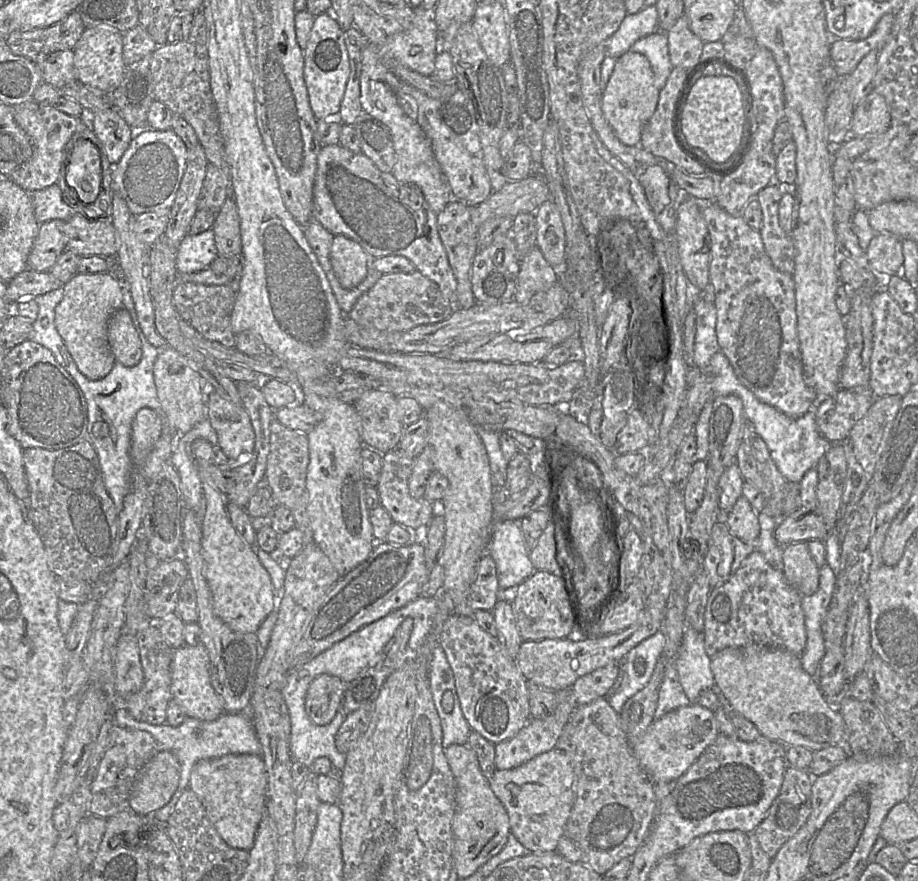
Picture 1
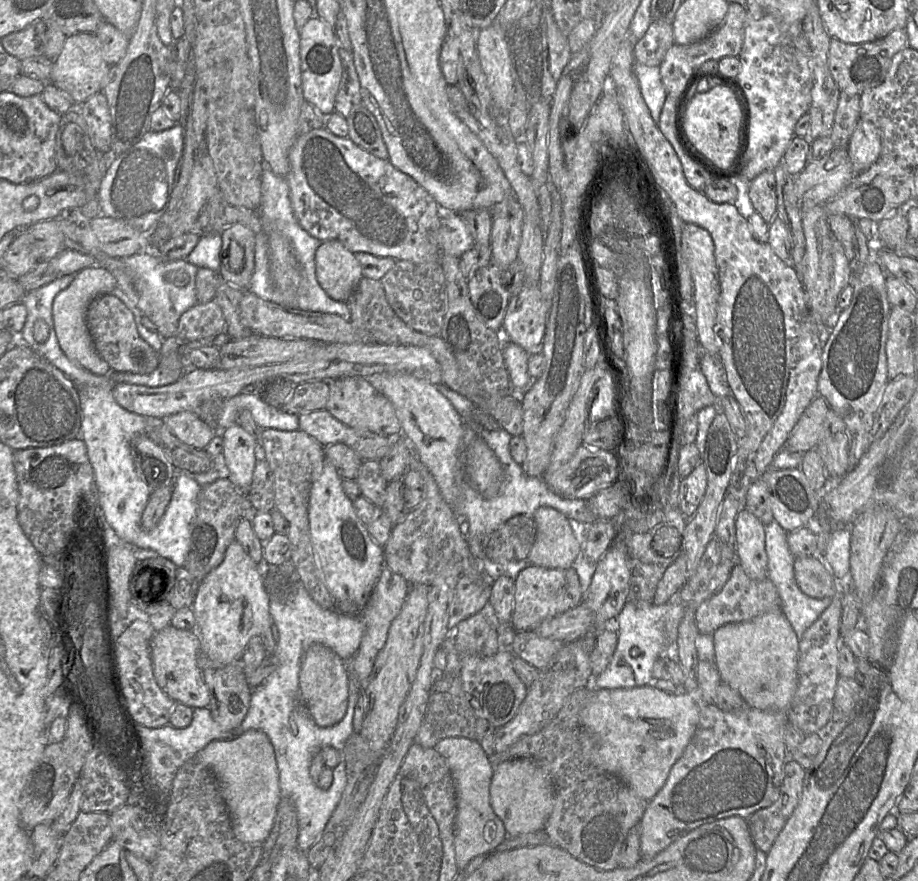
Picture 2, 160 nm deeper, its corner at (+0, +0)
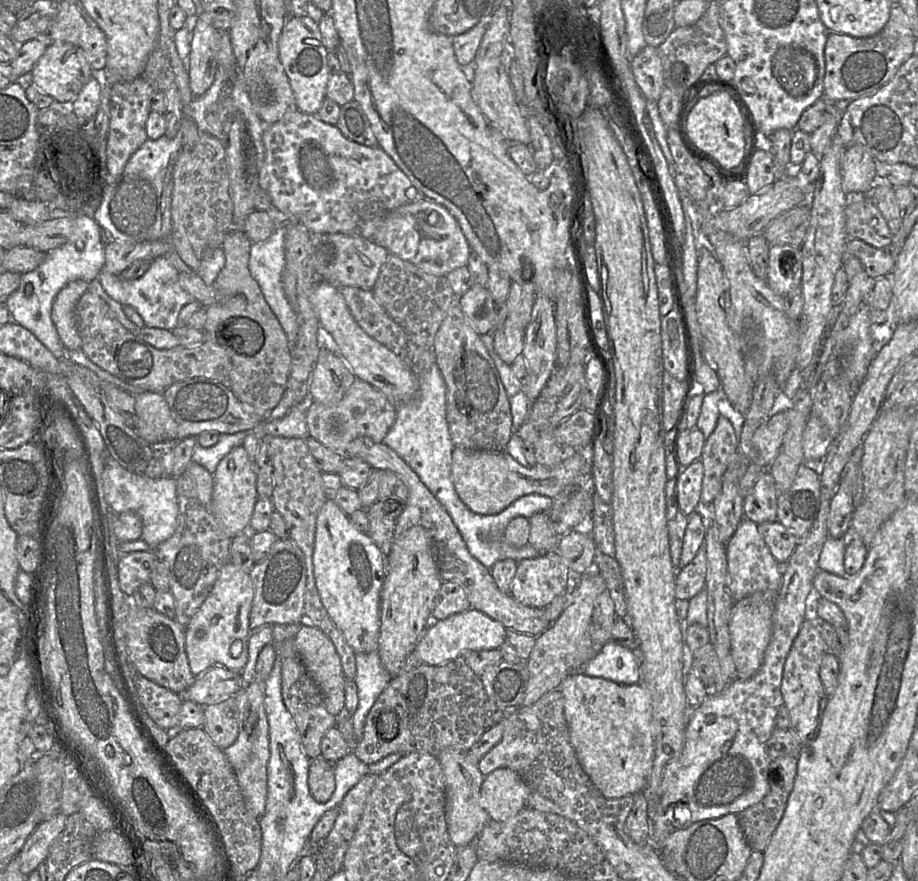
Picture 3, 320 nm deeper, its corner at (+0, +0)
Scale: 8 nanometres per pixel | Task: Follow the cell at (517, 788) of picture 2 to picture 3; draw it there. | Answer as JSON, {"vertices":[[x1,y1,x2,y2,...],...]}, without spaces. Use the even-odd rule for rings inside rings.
{"vertices":[[498,768,484,777,479,804,491,820,506,821,527,806,529,789,510,768]]}

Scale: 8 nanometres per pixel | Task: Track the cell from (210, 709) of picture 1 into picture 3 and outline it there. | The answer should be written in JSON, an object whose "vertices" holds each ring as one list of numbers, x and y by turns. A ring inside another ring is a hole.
{"vertices":[[131,606,125,622,125,641,129,657,137,672,148,680,181,694,195,681,186,649,185,629,175,621,152,609]]}

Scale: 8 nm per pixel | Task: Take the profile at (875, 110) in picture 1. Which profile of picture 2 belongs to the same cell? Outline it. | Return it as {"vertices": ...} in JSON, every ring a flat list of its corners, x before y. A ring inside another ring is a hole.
{"vertices":[[859,119,848,142,847,151,857,174,879,159,881,137,872,122]]}

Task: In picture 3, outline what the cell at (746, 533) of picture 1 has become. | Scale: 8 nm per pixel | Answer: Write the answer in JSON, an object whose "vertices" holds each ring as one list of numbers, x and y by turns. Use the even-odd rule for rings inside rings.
{"vertices":[[744,517,727,543,729,592,735,602,757,592,775,595,782,580,781,564,772,556,759,533,758,524]]}

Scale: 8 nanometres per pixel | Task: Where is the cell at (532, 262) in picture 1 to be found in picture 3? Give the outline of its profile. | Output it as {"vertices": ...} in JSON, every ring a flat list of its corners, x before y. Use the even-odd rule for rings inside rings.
{"vertices":[[507,317,504,324,493,334,494,348,499,357,508,365,522,355,525,330,519,328]]}

